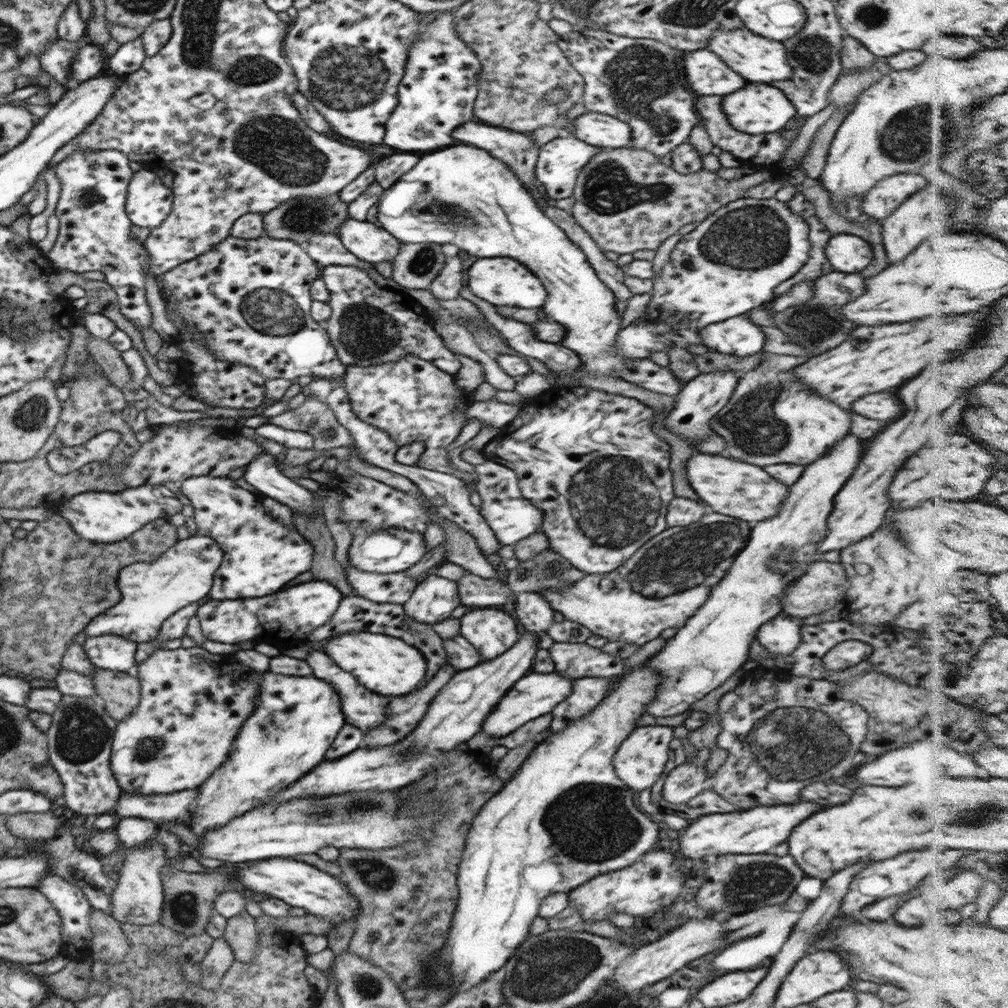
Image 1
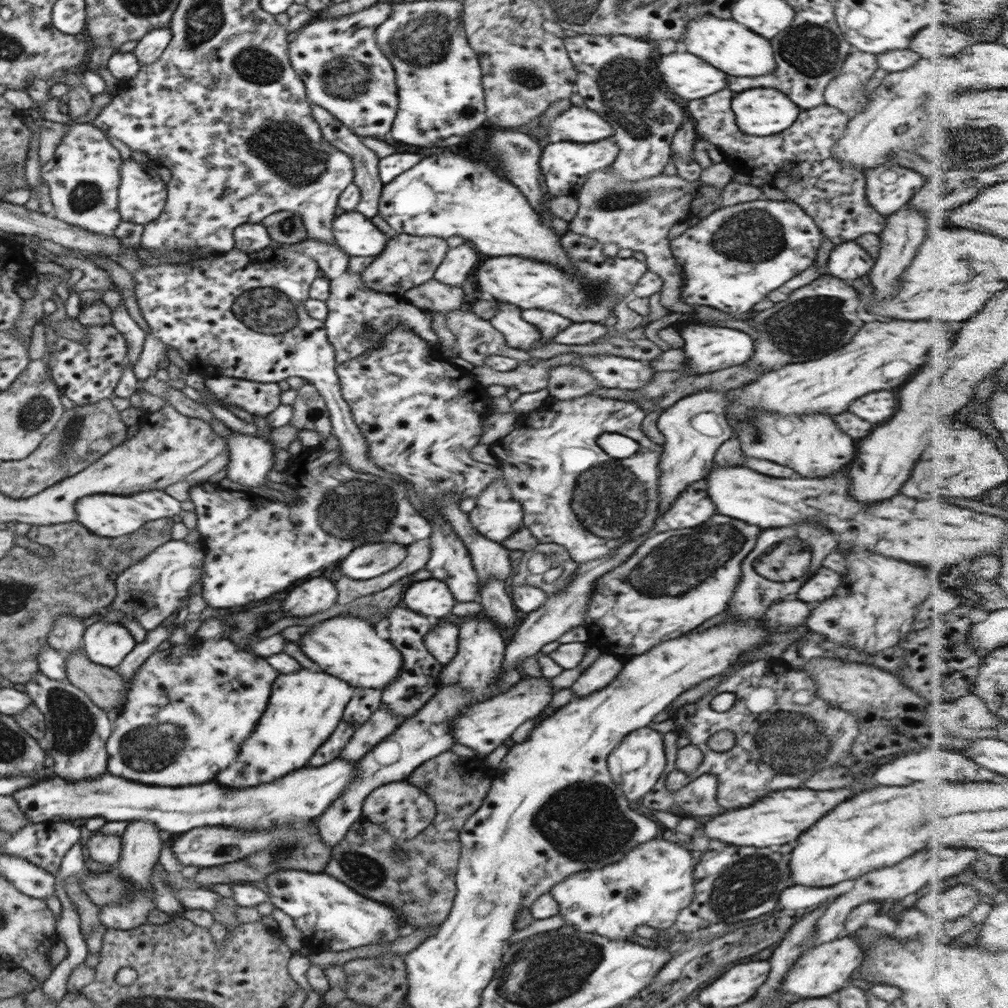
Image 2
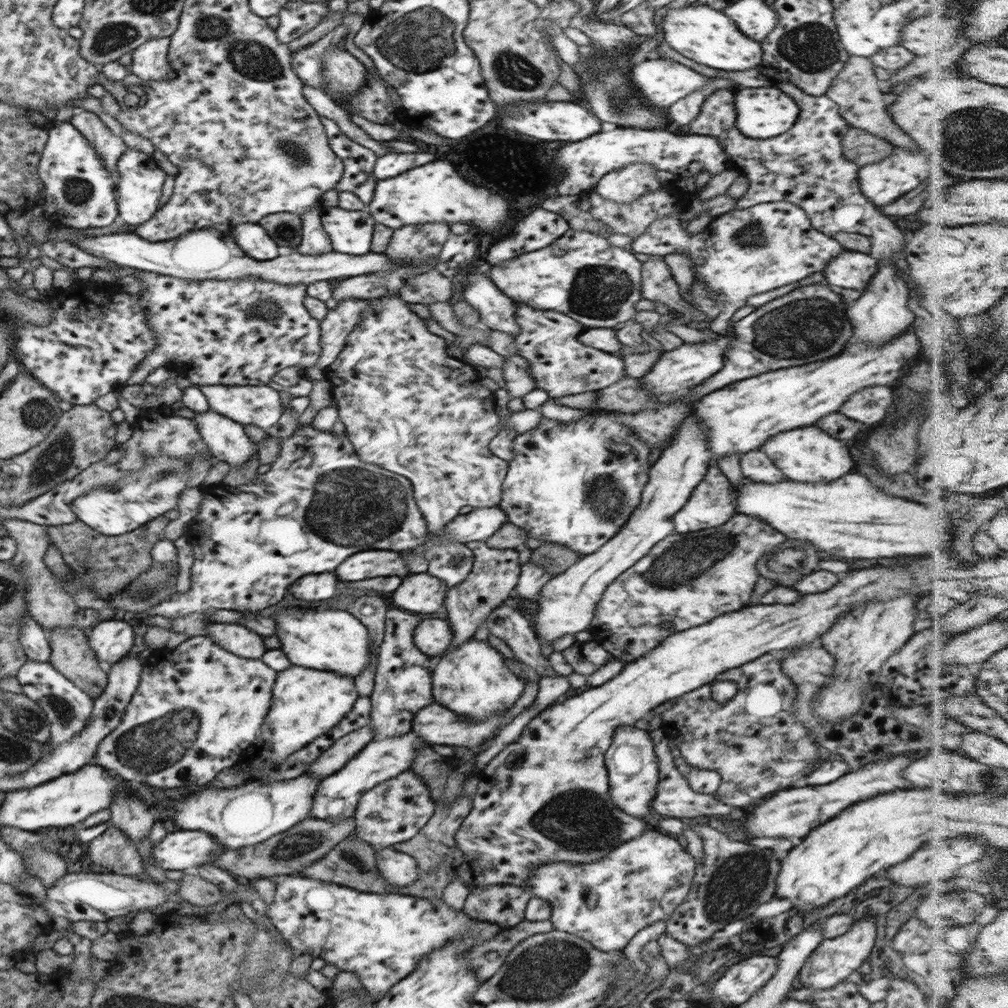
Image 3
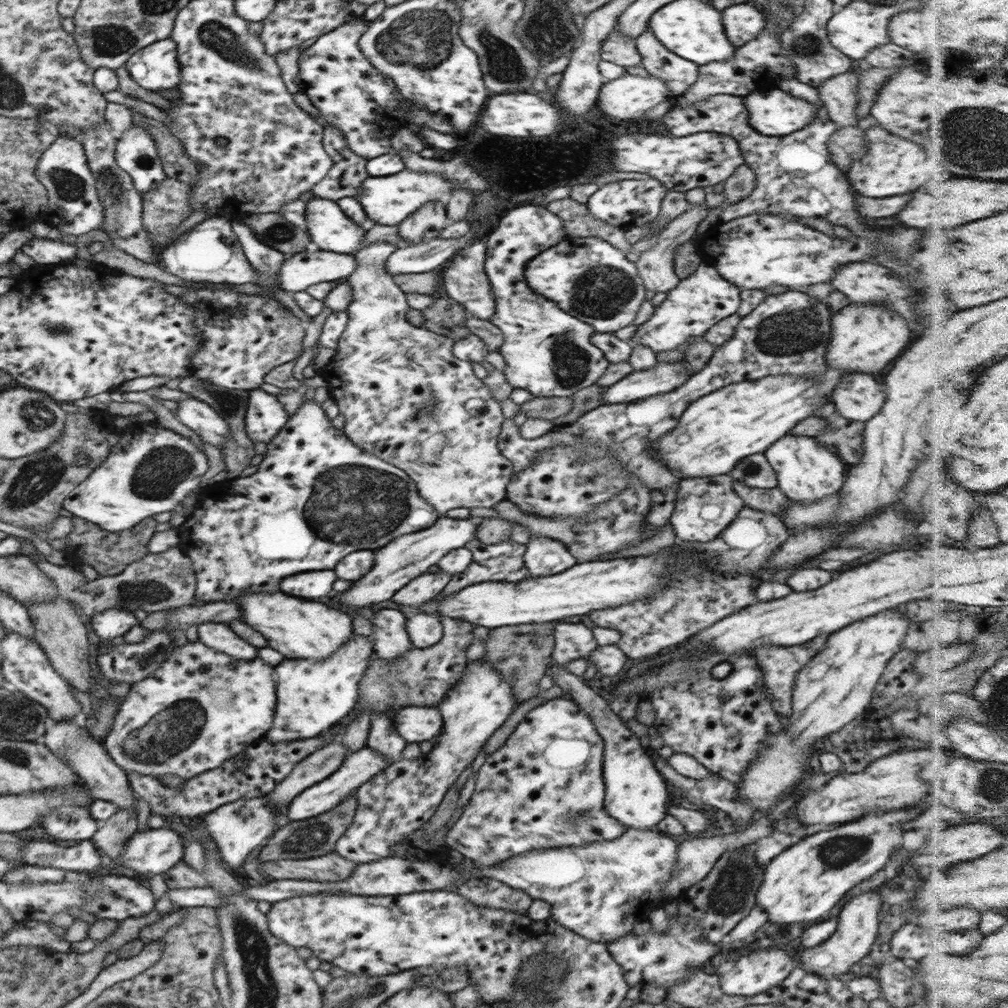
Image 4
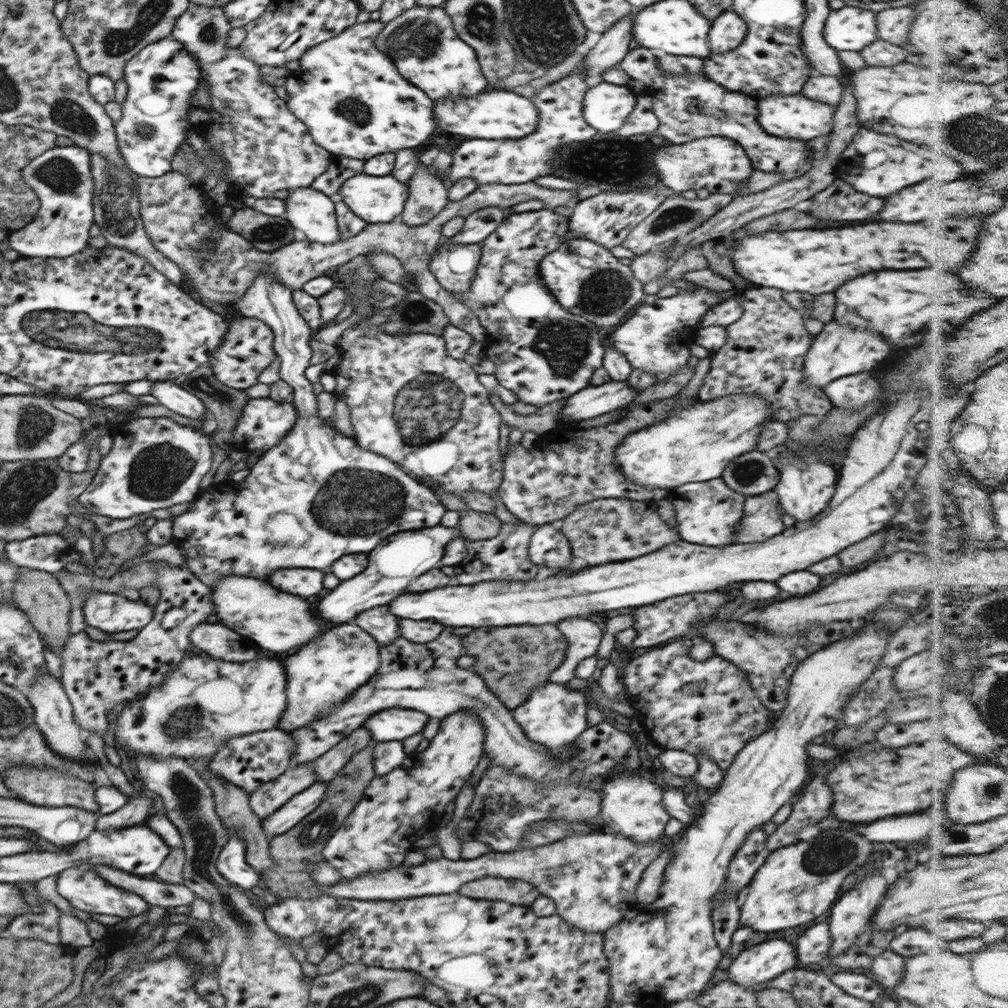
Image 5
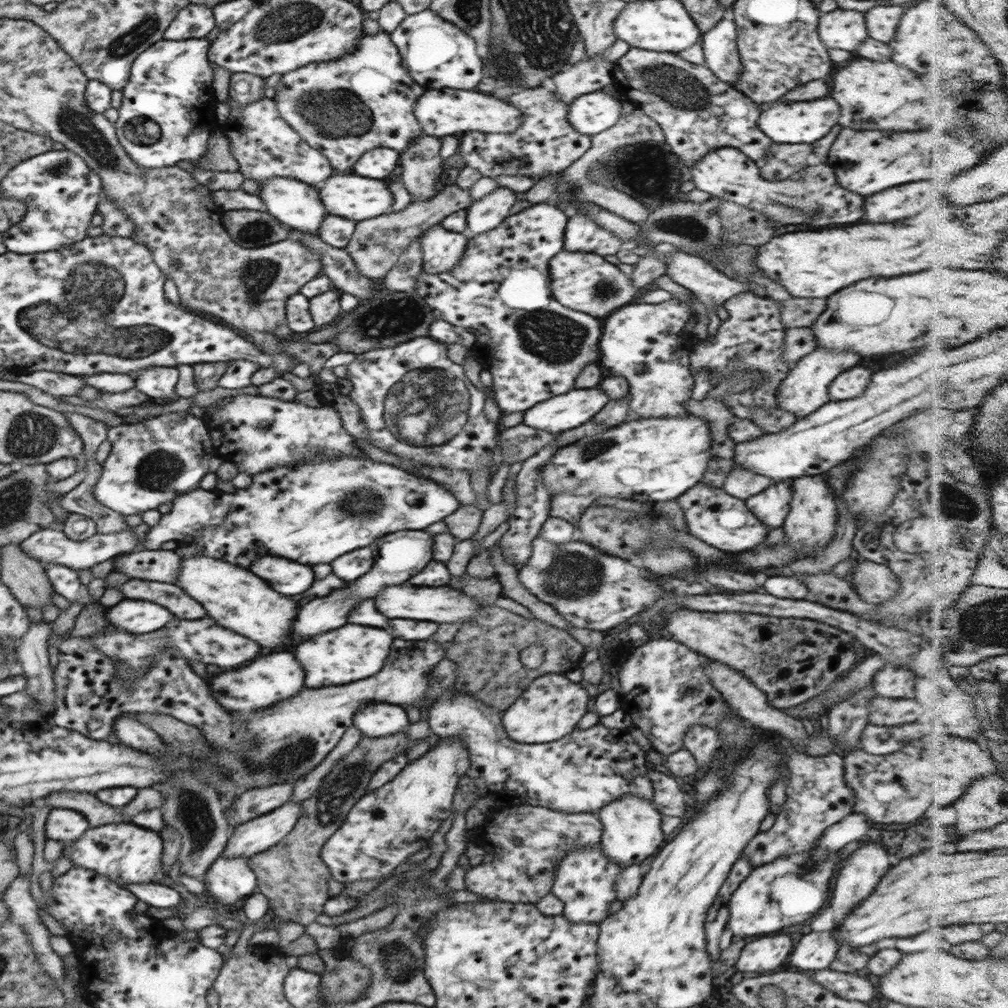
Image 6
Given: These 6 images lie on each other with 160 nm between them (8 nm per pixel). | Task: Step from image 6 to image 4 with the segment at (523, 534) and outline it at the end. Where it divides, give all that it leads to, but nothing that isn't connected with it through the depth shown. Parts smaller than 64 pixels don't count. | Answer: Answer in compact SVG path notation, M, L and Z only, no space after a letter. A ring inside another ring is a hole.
M476 538L465 544L465 547L472 552L472 561L466 567L464 573L459 574L457 578L449 581L444 587L440 599L445 599L447 596L466 588L466 586L475 585L480 582L520 582L530 577L530 572L526 568L523 556L527 545L506 539L501 543L483 543Z

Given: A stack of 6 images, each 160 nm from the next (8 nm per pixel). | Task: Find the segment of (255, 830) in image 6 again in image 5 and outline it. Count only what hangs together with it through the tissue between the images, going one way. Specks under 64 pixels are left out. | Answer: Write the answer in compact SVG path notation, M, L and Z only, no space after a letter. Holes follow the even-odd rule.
M330 782L315 783L290 798L290 801L286 802L282 808L278 808L270 818L261 820L263 832L272 838L290 831L320 806L326 796L328 786L330 786Z

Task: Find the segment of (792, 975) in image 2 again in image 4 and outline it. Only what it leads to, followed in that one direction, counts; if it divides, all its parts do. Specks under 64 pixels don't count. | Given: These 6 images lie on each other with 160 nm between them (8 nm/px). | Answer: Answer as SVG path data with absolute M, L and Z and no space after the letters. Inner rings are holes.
M869 891L865 894L852 897L844 904L838 914L838 928L822 944L814 948L804 949L804 954L799 954L798 966L811 973L831 979L837 974L844 974L850 968L858 968L859 960L865 957L878 936L878 910L880 910L878 892Z

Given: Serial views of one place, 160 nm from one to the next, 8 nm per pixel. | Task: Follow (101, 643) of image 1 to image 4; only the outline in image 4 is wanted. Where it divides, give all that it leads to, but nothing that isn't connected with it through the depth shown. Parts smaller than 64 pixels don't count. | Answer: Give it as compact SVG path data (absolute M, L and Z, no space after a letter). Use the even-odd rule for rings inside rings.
M110 607L93 614L92 628L94 632L107 645L115 644L111 642L114 638L120 638L128 629L140 624L136 615L132 611L126 609L117 609Z

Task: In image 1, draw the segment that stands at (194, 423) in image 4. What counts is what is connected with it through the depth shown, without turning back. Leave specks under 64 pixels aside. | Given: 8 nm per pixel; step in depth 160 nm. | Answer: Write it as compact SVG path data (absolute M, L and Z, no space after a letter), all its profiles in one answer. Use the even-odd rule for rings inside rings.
M260 453L244 469L244 480L252 484L258 494L273 498L303 515L309 517L315 515L317 500L313 498L314 492L281 473L280 466L273 455Z

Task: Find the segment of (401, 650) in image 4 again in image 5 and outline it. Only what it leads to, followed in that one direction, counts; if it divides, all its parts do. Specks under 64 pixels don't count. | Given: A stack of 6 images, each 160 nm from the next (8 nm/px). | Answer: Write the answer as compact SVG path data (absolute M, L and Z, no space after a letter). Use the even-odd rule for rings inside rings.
M380 606L380 608L372 608L366 612L368 616L360 614L358 618L354 618L354 624L358 624L360 628L364 628L368 634L372 634L380 644L386 646L390 644L390 640L395 640L400 636L398 630L399 618L394 618L386 606Z

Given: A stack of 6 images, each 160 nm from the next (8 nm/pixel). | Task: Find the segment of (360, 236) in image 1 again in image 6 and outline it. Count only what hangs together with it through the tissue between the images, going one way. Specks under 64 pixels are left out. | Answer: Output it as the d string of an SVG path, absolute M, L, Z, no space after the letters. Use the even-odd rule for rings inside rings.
M274 177L259 184L258 196L266 205L265 210L280 222L284 222L292 229L301 230L319 237L319 226L328 215L319 197L318 187L313 187L298 179L288 177Z

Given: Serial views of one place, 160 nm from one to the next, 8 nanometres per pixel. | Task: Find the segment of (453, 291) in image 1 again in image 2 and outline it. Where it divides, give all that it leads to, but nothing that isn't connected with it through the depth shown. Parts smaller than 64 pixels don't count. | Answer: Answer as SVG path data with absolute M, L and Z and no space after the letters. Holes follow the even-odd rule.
M468 242L455 248L449 248L444 260L438 265L433 278L448 286L461 287L472 268L478 264L478 252Z

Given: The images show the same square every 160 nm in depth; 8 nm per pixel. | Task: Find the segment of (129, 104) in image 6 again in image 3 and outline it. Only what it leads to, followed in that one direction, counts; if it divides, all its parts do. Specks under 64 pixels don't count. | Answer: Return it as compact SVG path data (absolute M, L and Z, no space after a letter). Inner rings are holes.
M170 37L153 38L131 52L129 72L144 80L168 80L175 78L170 66L168 51ZM128 147L118 159L119 172L117 190L117 203L119 215L127 225L141 225L150 220L157 211L158 200L162 196L162 184L166 180L167 173L159 167L152 156L144 152Z

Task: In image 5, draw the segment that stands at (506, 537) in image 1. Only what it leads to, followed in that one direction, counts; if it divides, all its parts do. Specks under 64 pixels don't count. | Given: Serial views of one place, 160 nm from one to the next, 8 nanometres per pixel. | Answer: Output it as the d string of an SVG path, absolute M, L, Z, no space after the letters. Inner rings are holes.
M432 526L413 531L404 531L384 538L372 552L370 552L370 564L368 568L358 574L356 578L350 578L346 582L340 582L336 588L332 588L316 606L316 614L324 622L348 622L356 614L370 610L374 606L384 606L390 600L394 600L398 594L404 594L408 584L425 574L428 570L439 566L444 554L445 546L456 536L461 536L457 527Z

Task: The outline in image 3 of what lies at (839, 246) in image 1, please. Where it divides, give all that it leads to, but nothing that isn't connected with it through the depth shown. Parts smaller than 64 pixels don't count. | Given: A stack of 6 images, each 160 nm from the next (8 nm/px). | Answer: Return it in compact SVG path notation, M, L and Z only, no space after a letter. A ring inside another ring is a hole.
M842 252L826 266L824 274L828 282L836 287L864 290L872 280L872 276L876 274L876 270L878 270L878 264L868 254Z

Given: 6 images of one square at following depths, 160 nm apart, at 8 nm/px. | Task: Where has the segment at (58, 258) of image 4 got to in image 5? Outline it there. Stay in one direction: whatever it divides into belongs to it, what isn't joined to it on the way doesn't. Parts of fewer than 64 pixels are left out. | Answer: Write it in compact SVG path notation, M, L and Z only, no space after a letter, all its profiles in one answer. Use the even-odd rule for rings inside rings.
M58 146L31 160L22 170L23 181L37 194L40 208L37 215L20 230L9 232L8 244L22 257L66 258L88 245L88 230L95 222L94 179L91 173L91 153L81 146Z

